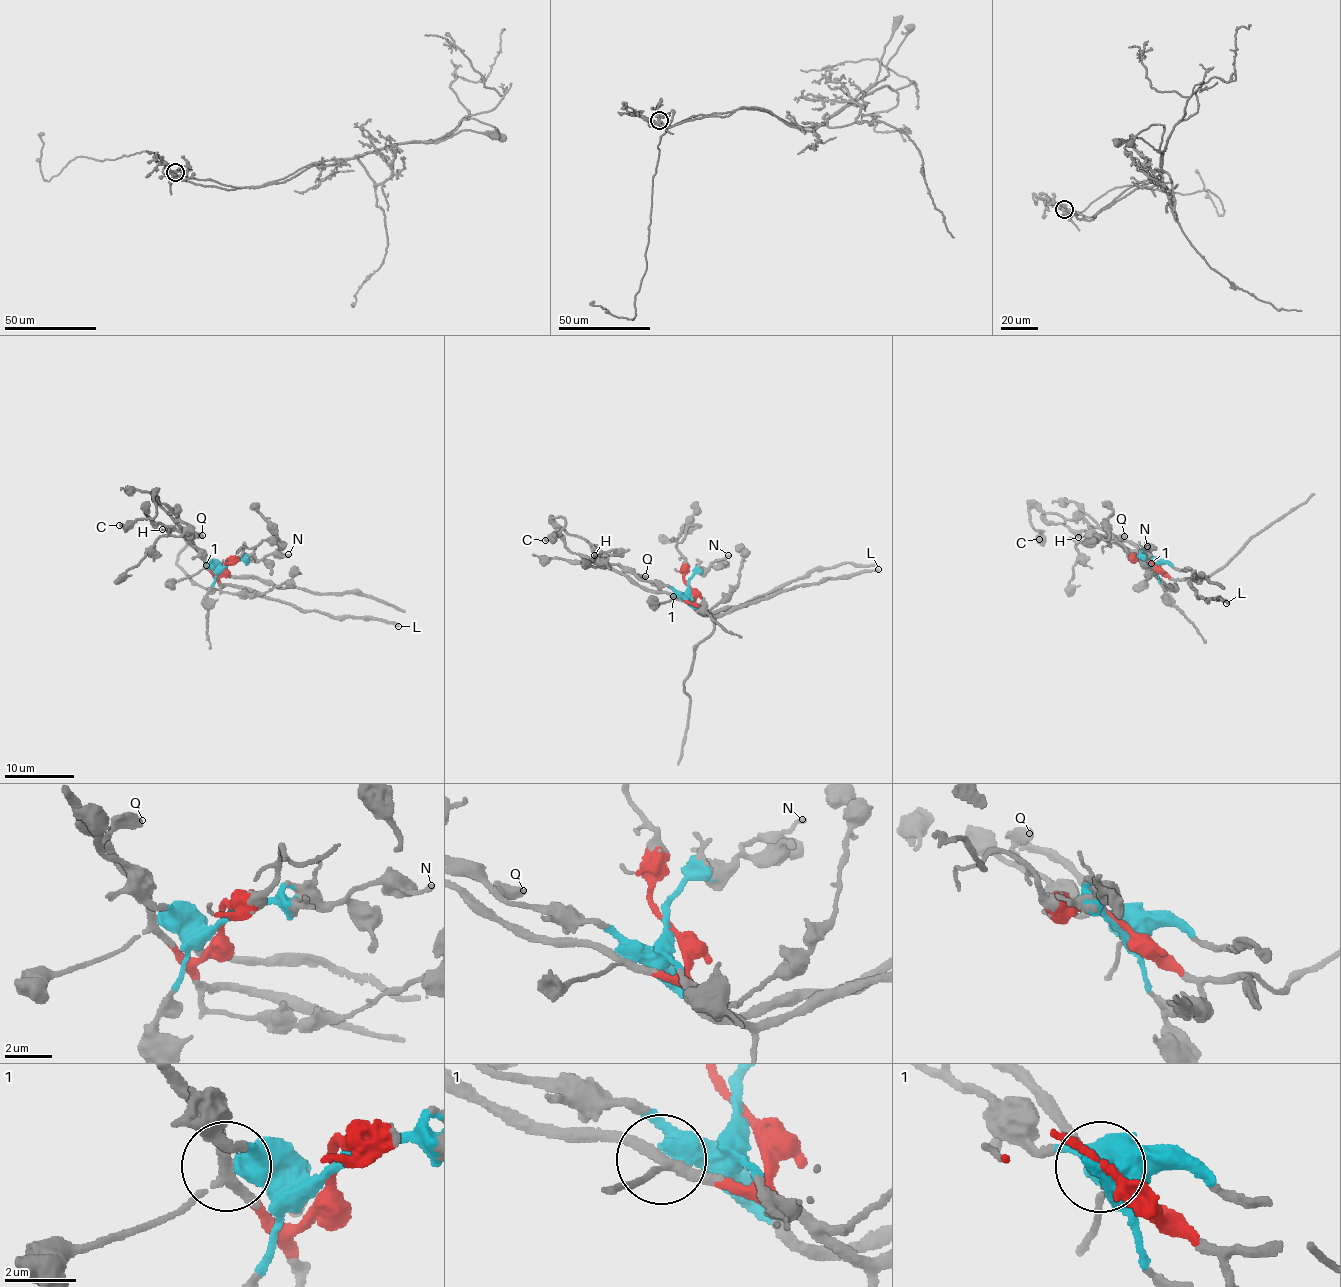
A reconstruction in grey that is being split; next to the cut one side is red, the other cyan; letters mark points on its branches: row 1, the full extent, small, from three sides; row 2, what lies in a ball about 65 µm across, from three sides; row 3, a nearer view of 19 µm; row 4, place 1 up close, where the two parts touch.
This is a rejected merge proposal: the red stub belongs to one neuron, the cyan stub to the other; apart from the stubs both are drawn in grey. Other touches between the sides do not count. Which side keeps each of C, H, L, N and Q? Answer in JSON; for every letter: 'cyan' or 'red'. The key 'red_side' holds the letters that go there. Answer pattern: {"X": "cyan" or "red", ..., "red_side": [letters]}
{"C": "red", "H": "cyan", "L": "red", "N": "cyan", "Q": "cyan", "red_side": ["C", "L"]}

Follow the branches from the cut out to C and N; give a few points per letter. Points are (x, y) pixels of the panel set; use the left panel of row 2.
C: (226, 566), (220, 576), (212, 574), (179, 528), (176, 513), (153, 496), (156, 513), (153, 519), (119, 524)
N: (226, 566), (233, 561), (259, 561), (266, 555), (289, 554)

